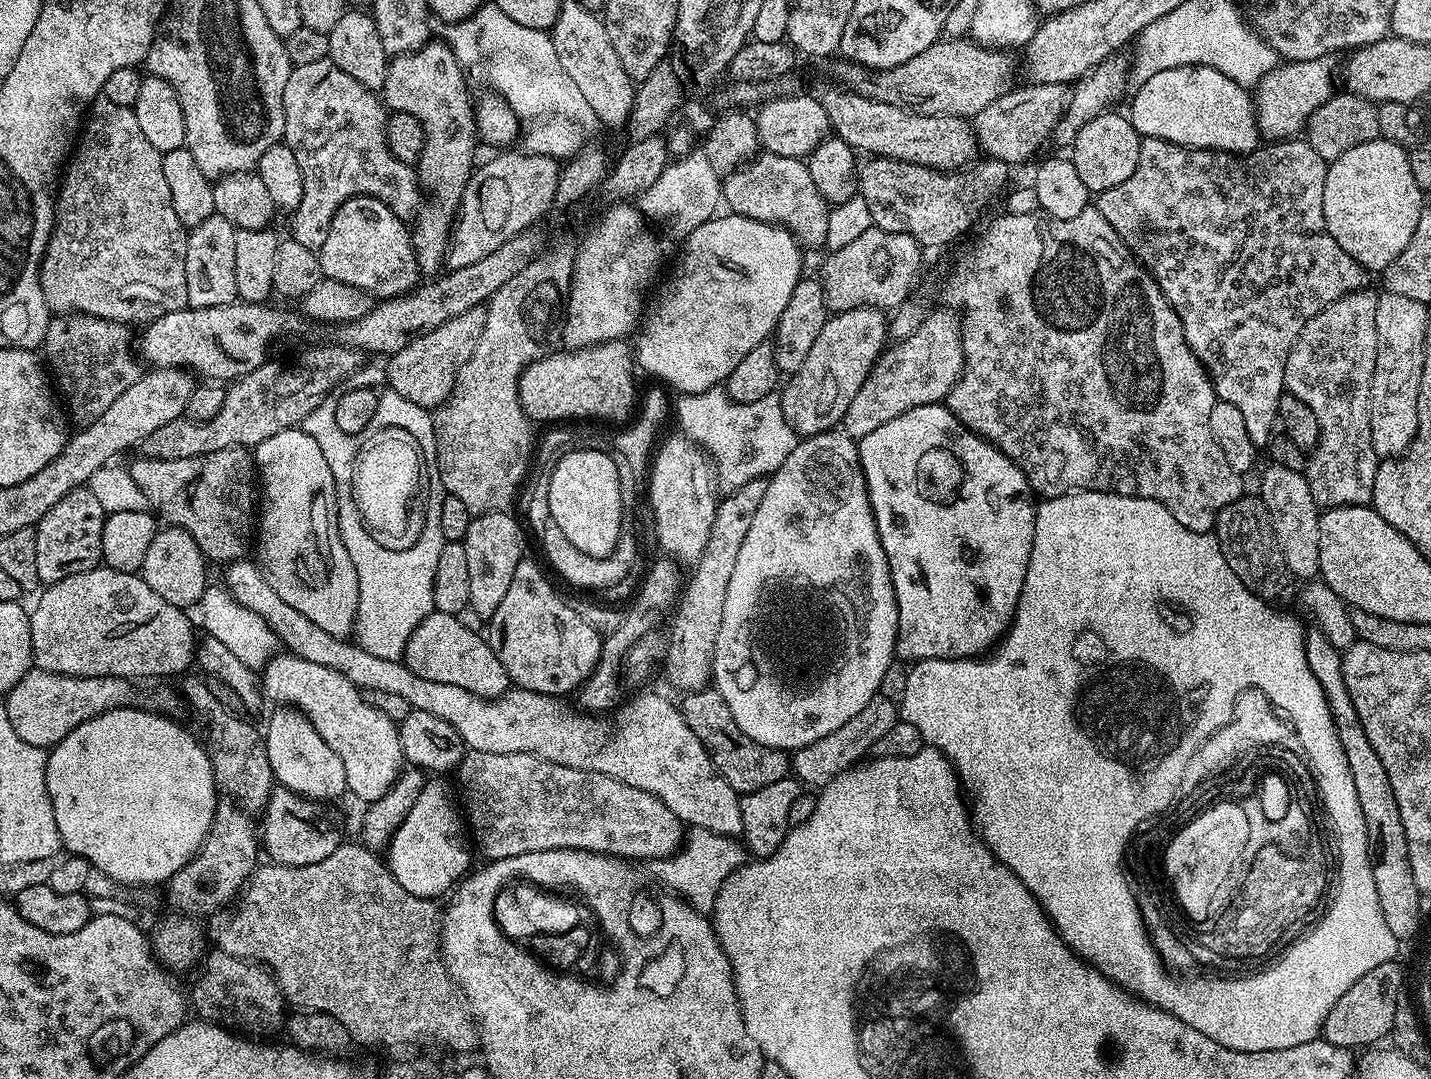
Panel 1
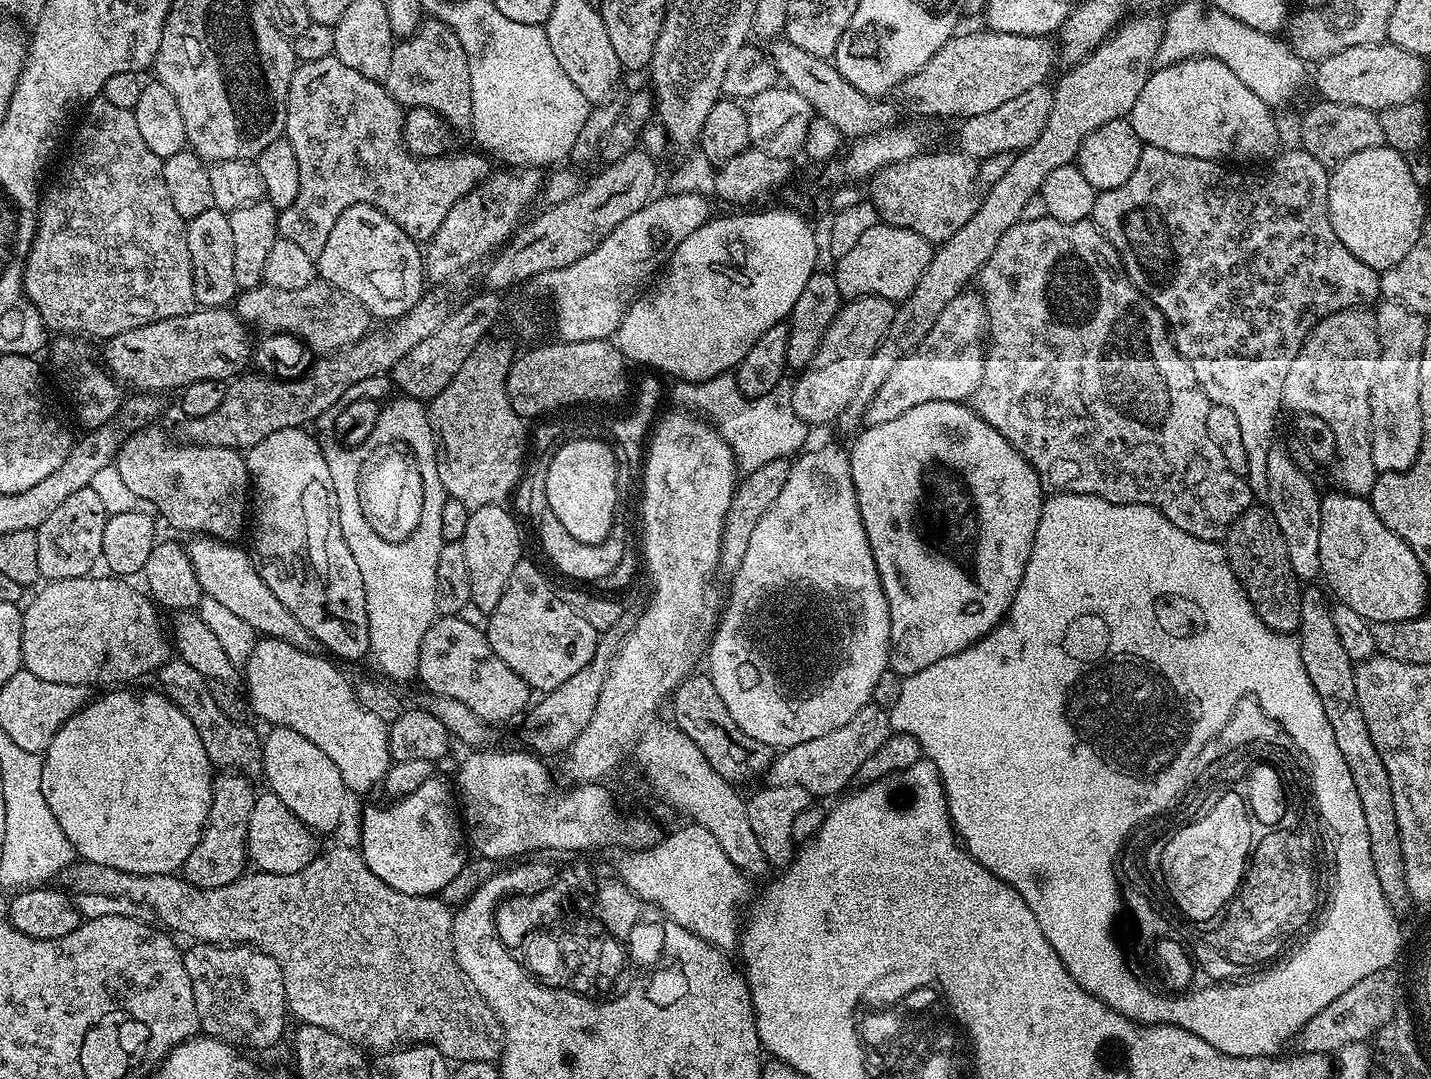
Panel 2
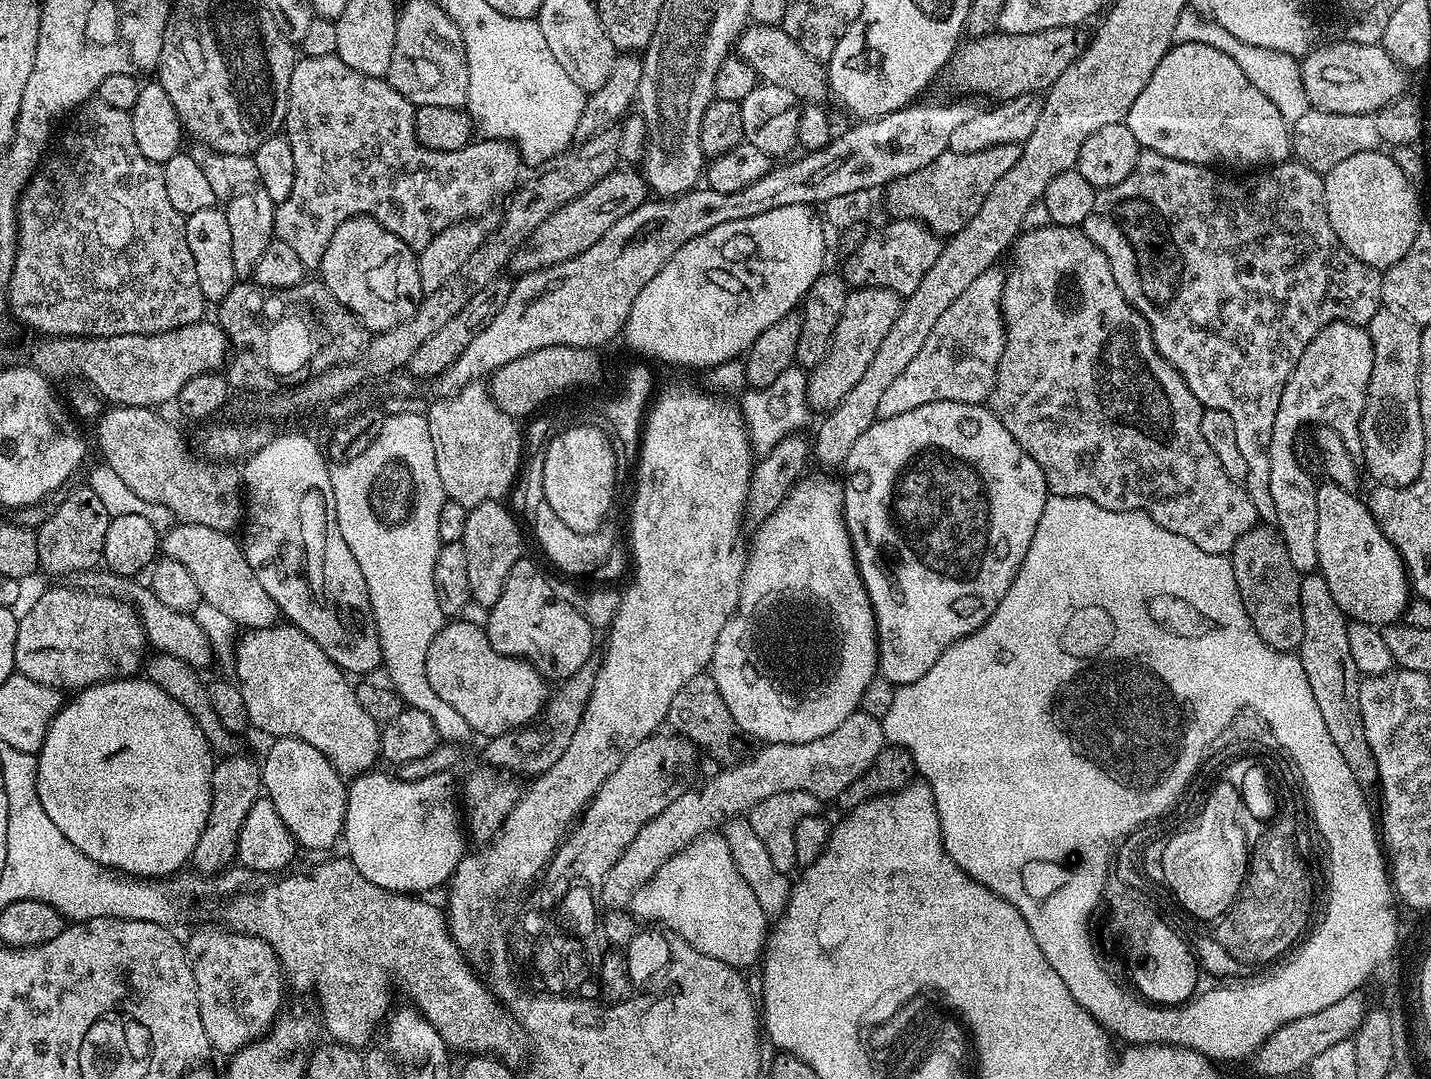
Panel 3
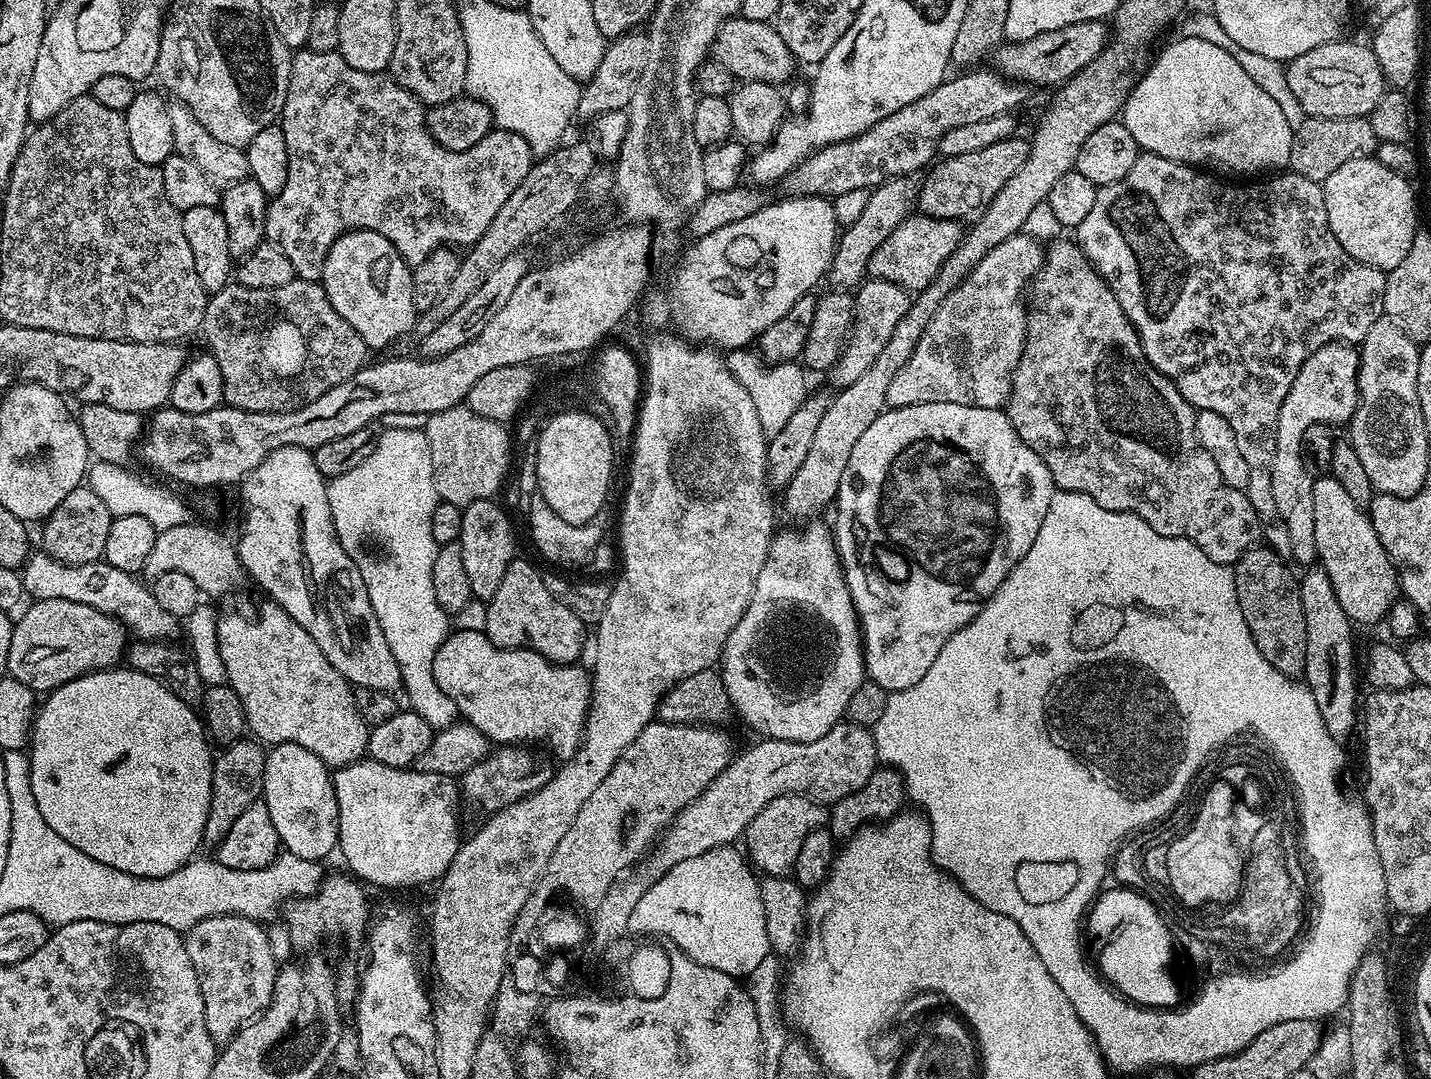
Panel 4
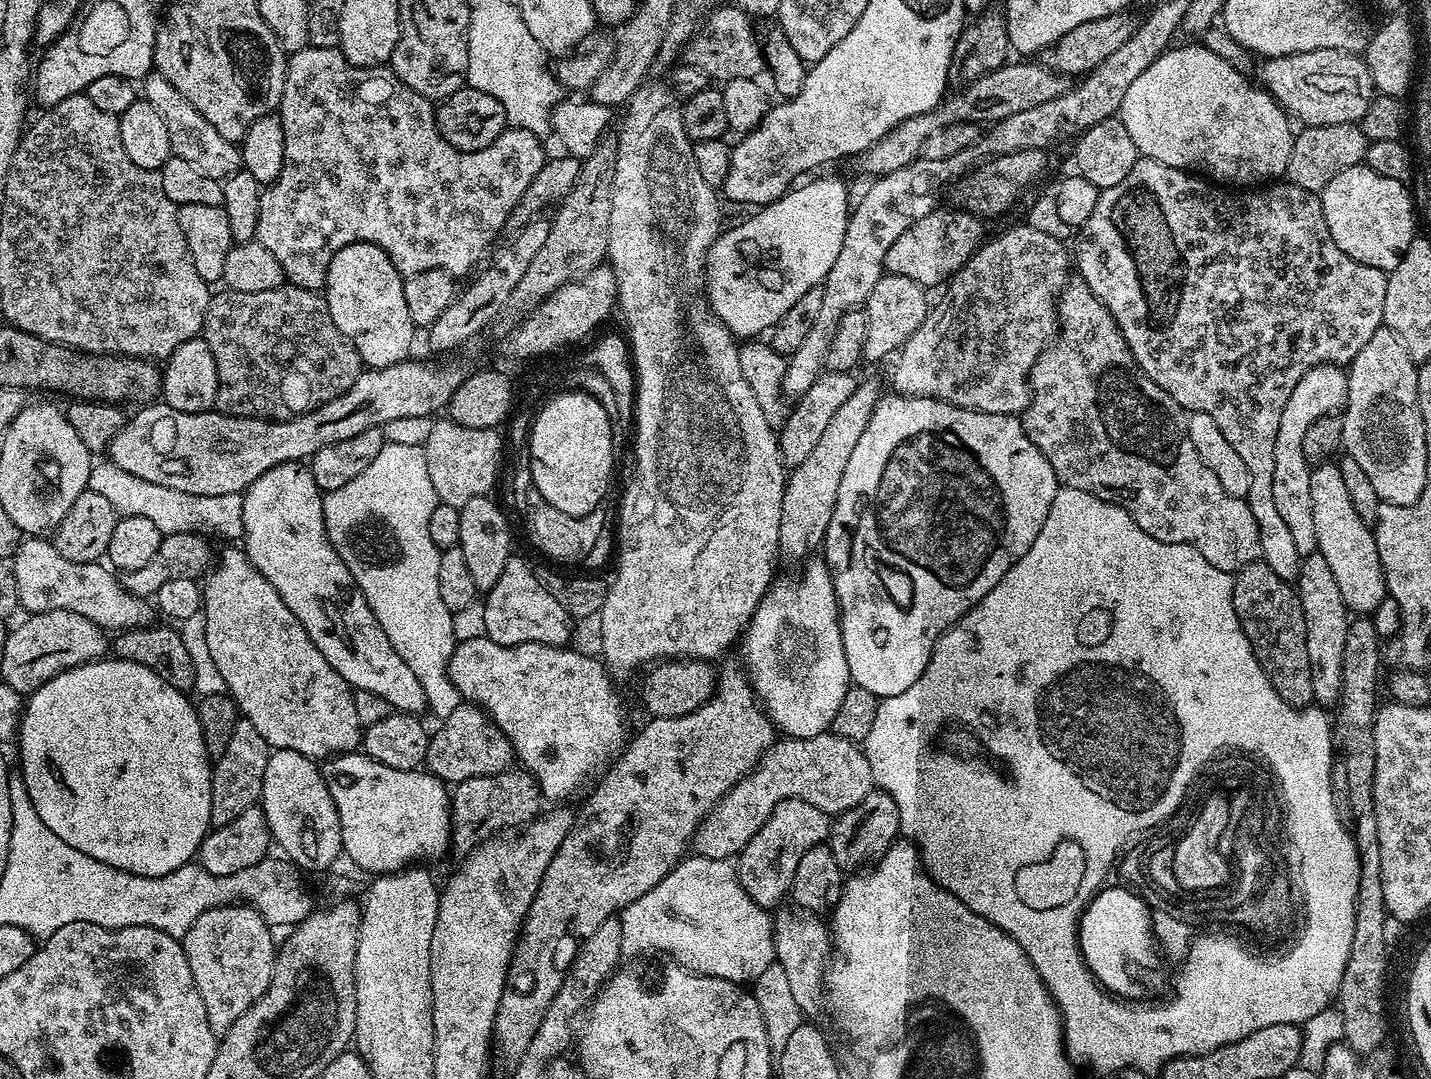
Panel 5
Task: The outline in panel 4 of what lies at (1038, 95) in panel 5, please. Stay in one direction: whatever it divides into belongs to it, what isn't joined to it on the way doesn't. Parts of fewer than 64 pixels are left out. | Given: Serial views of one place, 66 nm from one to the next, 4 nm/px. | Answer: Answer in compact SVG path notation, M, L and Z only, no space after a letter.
M968 70L956 74L953 80L952 77L945 79L944 83L930 90L930 94L918 98L918 102L910 102L910 106L902 106L902 110L890 114L890 118L882 118L882 122L870 126L870 130L812 153L779 180L778 188L784 191L781 193L788 198L834 198L850 190L873 190L898 176L919 173L919 168L927 169L933 163L946 130L1015 113L1015 108L1027 98L1029 89L1025 85L1008 80L995 70L976 71L980 70Z

